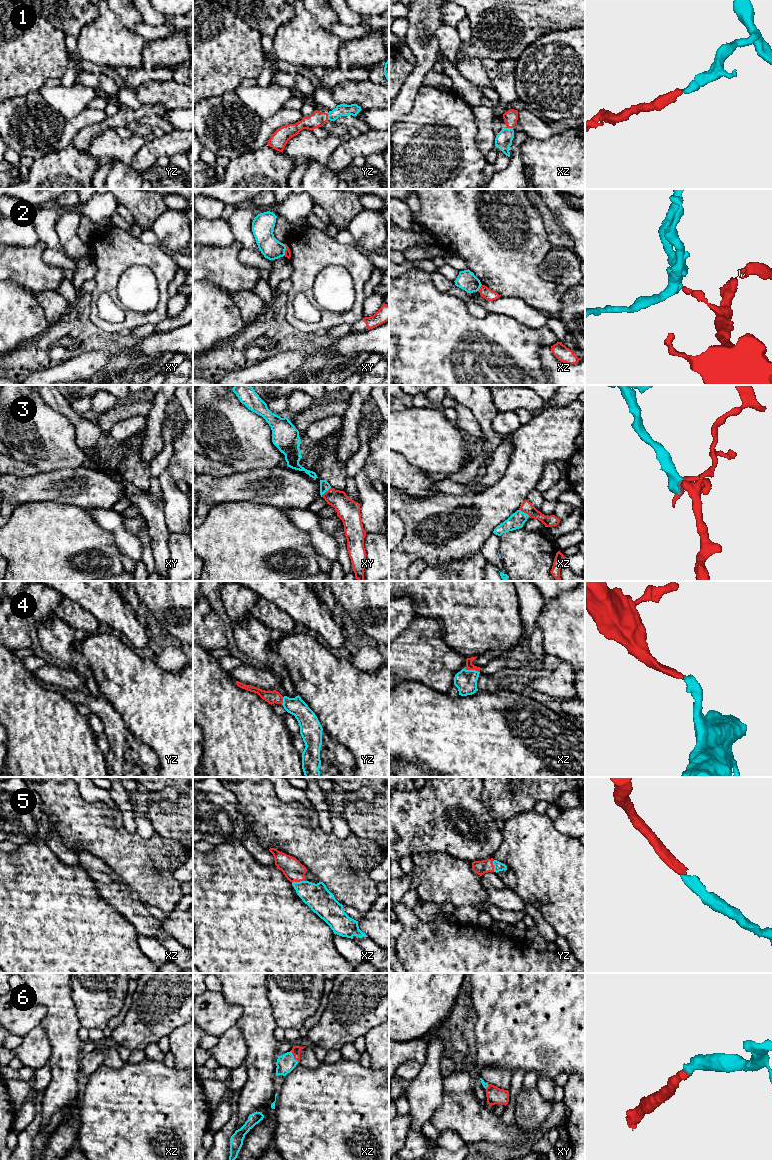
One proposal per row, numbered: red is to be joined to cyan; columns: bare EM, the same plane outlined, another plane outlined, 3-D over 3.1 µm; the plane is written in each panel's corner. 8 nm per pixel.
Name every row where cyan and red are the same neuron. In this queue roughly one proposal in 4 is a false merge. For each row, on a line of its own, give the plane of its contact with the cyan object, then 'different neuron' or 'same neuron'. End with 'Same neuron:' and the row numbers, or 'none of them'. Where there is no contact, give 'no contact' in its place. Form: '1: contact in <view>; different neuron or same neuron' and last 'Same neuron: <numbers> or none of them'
1: contact in yz; same neuron
2: contact in xy; different neuron
3: contact in xz; same neuron
4: contact in xz; same neuron
5: contact in xz; same neuron
6: contact in xz; same neuron
Same neuron: 1, 3, 4, 5, 6

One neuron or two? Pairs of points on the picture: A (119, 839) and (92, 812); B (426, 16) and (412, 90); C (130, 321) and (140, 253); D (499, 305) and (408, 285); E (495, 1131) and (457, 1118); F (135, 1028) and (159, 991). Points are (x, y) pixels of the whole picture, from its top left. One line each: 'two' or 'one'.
A: one
B: one
C: one
D: two
E: one
F: one

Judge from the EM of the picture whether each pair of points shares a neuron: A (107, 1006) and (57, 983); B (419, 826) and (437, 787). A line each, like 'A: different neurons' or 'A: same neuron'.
A: different neurons
B: same neuron

